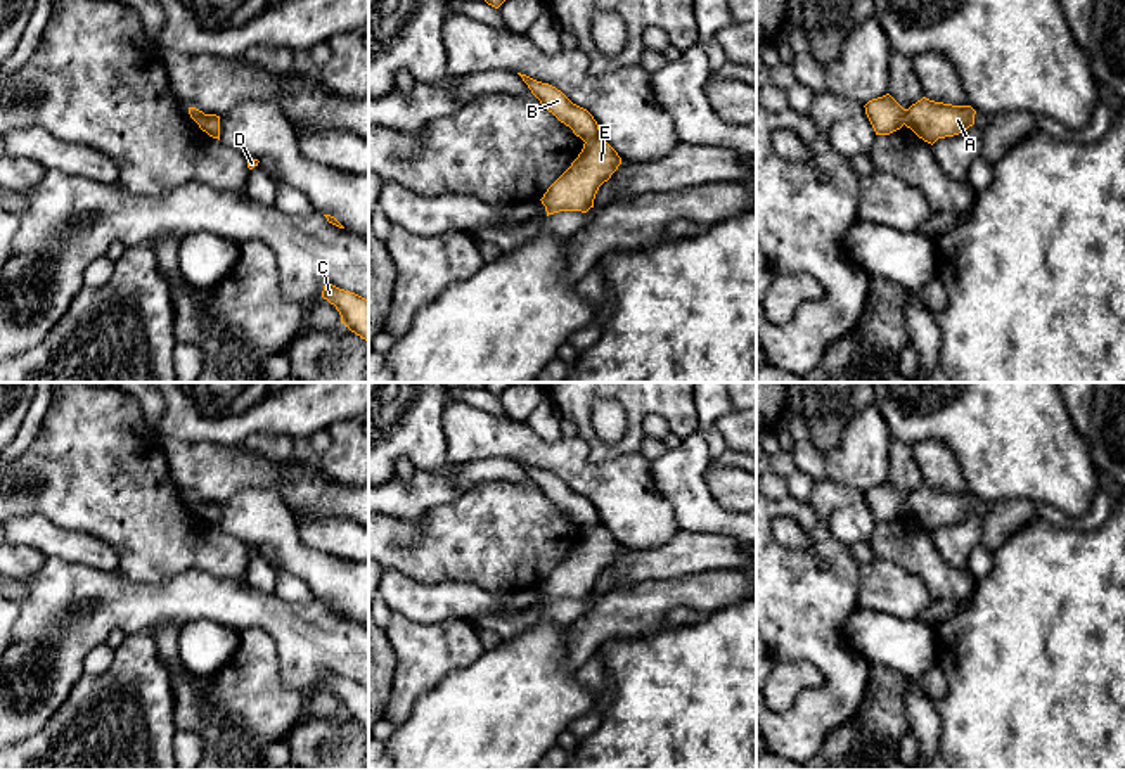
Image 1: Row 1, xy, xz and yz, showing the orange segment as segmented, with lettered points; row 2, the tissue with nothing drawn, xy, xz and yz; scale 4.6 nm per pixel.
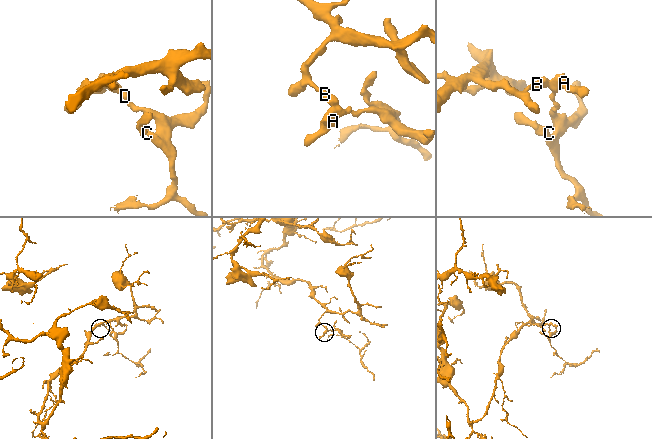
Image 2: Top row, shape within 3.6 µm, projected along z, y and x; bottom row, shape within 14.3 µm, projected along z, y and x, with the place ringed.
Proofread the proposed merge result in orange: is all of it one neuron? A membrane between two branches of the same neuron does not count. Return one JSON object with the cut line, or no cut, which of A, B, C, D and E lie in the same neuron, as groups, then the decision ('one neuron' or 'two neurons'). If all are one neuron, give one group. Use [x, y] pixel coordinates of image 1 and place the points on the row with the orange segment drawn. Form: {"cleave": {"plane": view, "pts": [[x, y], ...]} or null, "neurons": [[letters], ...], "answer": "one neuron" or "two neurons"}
{"cleave": {"plane": "xz", "pts": [[601, 137], [585, 142]]}, "neurons": [["A", "C", "D", "E"], ["B"]], "answer": "two neurons"}

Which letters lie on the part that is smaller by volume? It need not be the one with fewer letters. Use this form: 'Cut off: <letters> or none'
Cut off: A, C, D, E

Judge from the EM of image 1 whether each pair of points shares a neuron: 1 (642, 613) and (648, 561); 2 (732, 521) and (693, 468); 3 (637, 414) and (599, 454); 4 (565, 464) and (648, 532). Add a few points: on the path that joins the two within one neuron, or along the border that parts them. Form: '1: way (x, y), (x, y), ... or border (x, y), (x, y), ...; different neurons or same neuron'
1: border (686, 575), (667, 580), (642, 580), (615, 589); different neurons
2: way (717, 516), (693, 492), (693, 483); same neuron
3: way (634, 428), (634, 433), (613, 450); same neuron
4: way (585, 476), (601, 485), (627, 511); same neuron

